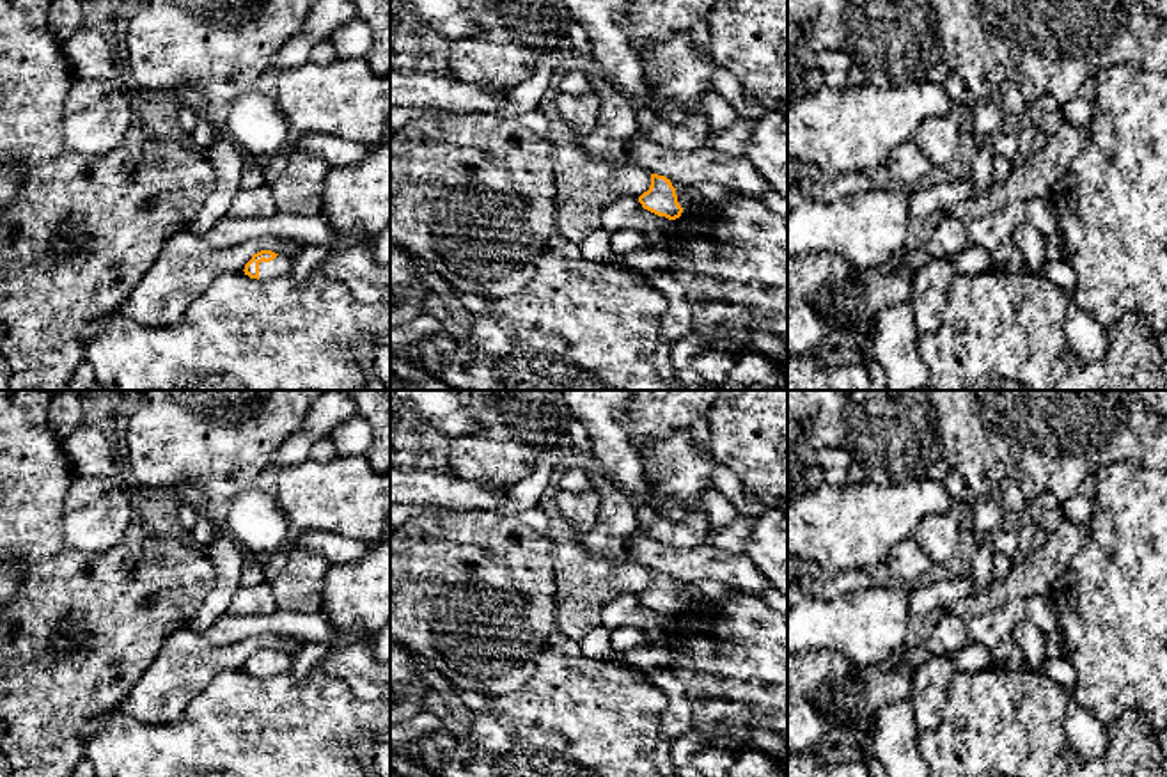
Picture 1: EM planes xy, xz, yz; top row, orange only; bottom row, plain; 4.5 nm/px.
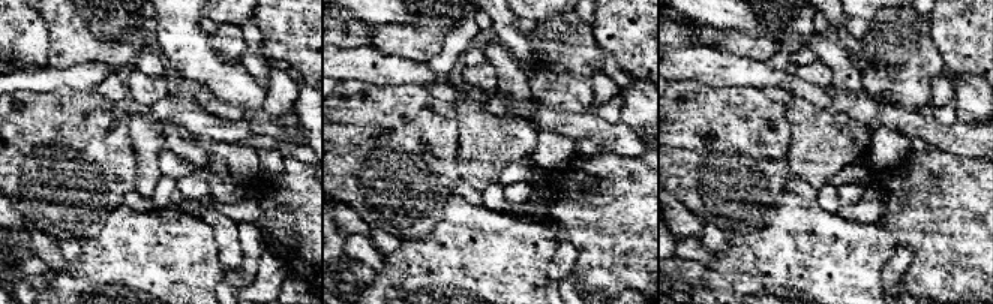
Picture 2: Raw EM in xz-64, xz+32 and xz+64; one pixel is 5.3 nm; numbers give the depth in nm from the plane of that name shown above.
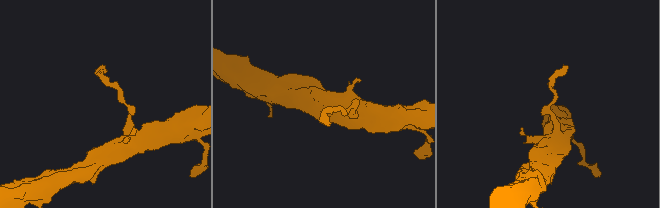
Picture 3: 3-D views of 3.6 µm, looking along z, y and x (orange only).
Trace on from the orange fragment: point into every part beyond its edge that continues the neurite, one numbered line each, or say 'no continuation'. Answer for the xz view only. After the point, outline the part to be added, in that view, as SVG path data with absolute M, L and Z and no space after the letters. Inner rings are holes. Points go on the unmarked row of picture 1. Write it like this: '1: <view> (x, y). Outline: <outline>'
no continuation

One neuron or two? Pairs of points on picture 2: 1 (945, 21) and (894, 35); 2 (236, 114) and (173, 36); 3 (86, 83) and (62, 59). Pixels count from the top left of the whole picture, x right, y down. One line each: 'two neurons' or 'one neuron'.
1: two neurons
2: two neurons
3: two neurons

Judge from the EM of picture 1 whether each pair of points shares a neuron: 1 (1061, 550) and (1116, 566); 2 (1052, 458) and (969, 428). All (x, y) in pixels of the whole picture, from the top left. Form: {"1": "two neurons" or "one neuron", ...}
{"1": "two neurons", "2": "one neuron"}

